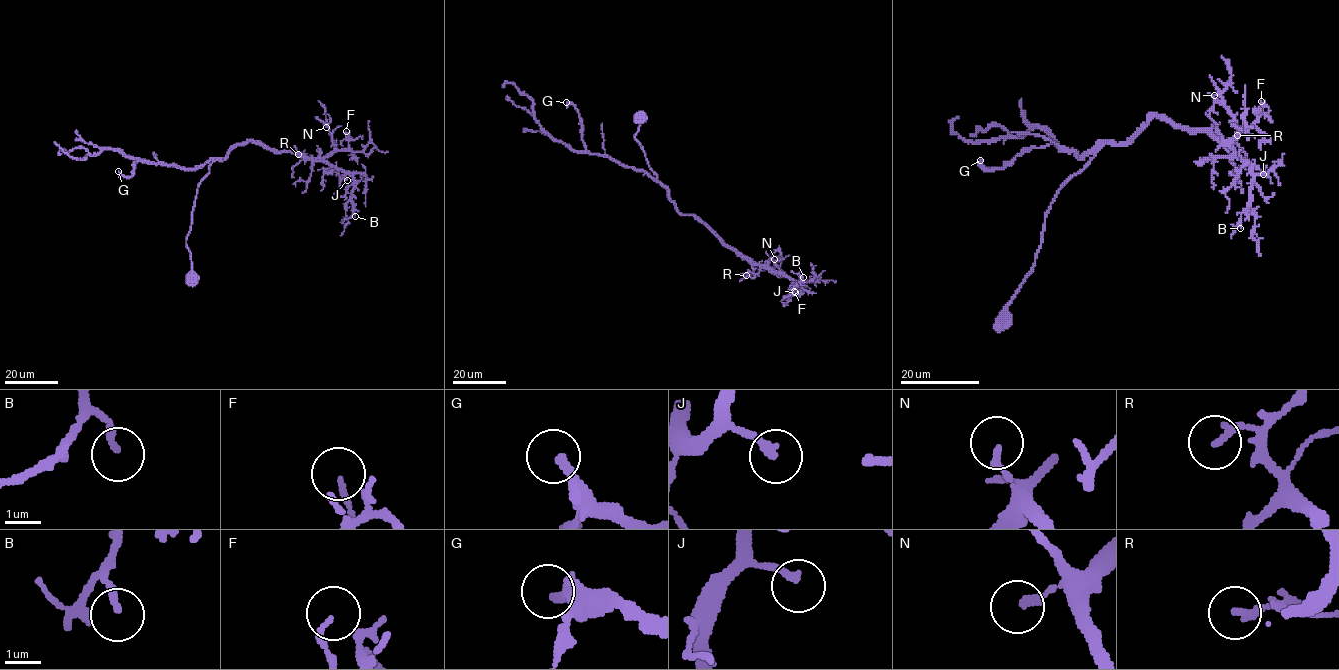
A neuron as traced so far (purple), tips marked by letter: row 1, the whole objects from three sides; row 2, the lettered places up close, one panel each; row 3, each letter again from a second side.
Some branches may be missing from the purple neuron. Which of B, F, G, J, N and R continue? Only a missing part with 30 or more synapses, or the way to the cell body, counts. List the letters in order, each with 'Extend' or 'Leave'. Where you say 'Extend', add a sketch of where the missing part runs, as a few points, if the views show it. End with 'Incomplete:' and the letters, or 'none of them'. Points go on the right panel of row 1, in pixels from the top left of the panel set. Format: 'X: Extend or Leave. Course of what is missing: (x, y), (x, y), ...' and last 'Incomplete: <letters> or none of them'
B: Leave
F: Leave
G: Extend
J: Leave
N: Leave
R: Leave
Incomplete: G

